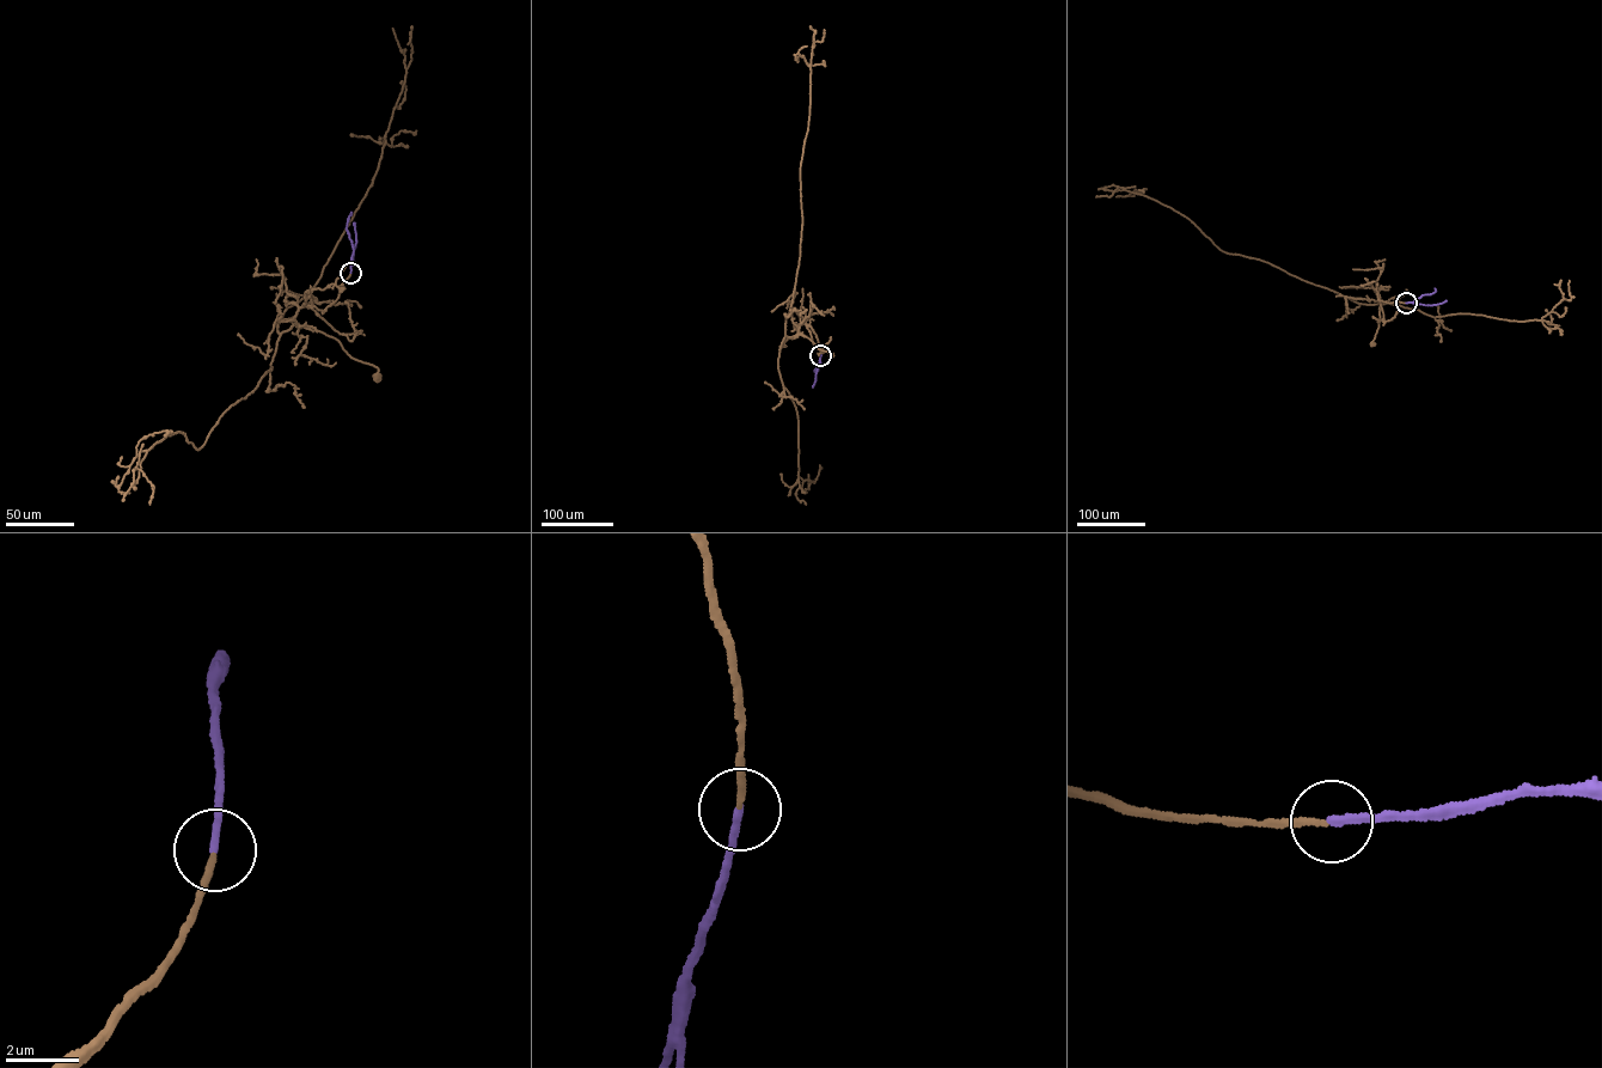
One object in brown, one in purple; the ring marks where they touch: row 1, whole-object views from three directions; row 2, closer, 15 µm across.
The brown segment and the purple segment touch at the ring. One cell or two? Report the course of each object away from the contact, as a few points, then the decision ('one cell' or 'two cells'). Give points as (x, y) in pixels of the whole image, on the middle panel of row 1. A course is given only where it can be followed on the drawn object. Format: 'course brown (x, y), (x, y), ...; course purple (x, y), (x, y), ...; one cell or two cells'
course brown (820, 355), (811, 328), (805, 323), (799, 325), (799, 333), (831, 355); course purple (820, 355), (812, 386); one cell

